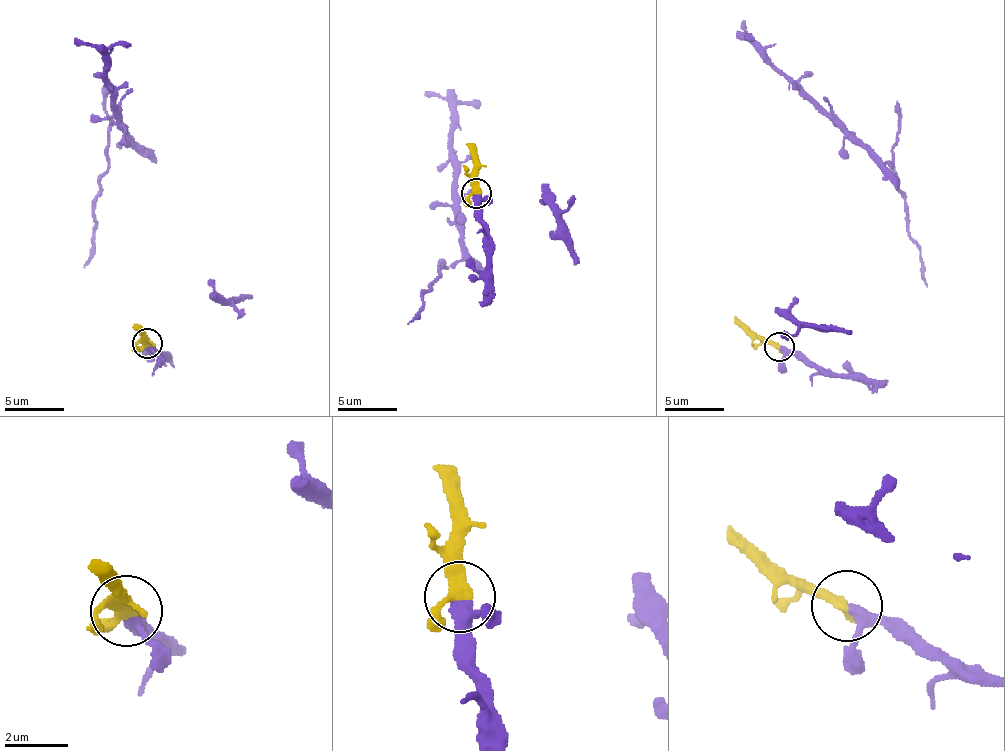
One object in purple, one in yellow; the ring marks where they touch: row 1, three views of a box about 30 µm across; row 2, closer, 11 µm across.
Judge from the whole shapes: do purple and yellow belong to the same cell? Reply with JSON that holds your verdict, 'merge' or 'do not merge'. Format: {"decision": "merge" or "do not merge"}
{"decision": "merge"}

